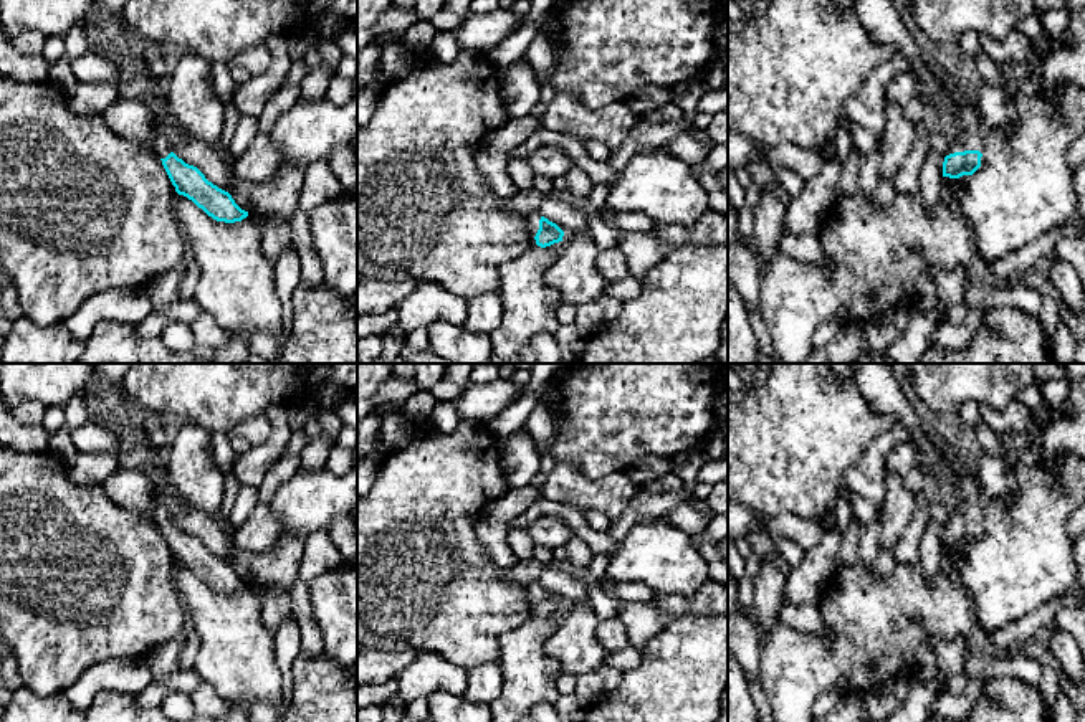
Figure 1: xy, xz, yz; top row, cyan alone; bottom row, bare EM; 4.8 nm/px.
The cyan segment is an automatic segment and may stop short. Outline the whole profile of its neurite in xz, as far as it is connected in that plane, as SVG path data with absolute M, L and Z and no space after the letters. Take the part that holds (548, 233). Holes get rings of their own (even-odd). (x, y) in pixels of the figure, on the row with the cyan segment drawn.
M533 211L526 216L528 230L531 233L533 246L551 246L562 241L564 231L547 218L541 216L539 211Z

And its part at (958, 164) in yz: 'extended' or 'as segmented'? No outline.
extended

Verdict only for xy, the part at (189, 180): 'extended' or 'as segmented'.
extended

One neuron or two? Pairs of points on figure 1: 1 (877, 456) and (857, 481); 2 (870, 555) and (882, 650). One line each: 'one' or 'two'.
1: one
2: two

